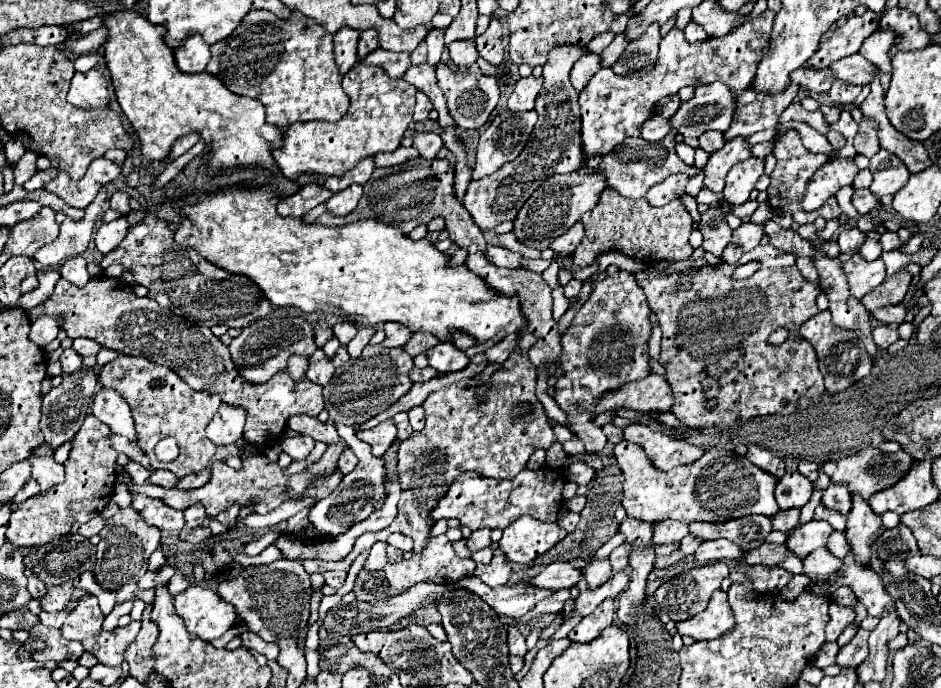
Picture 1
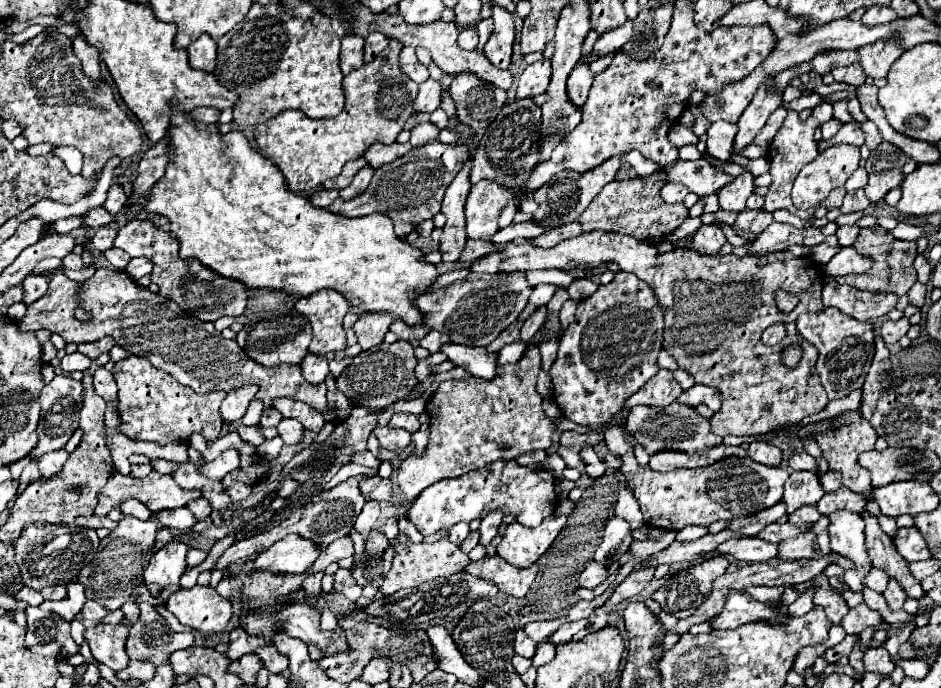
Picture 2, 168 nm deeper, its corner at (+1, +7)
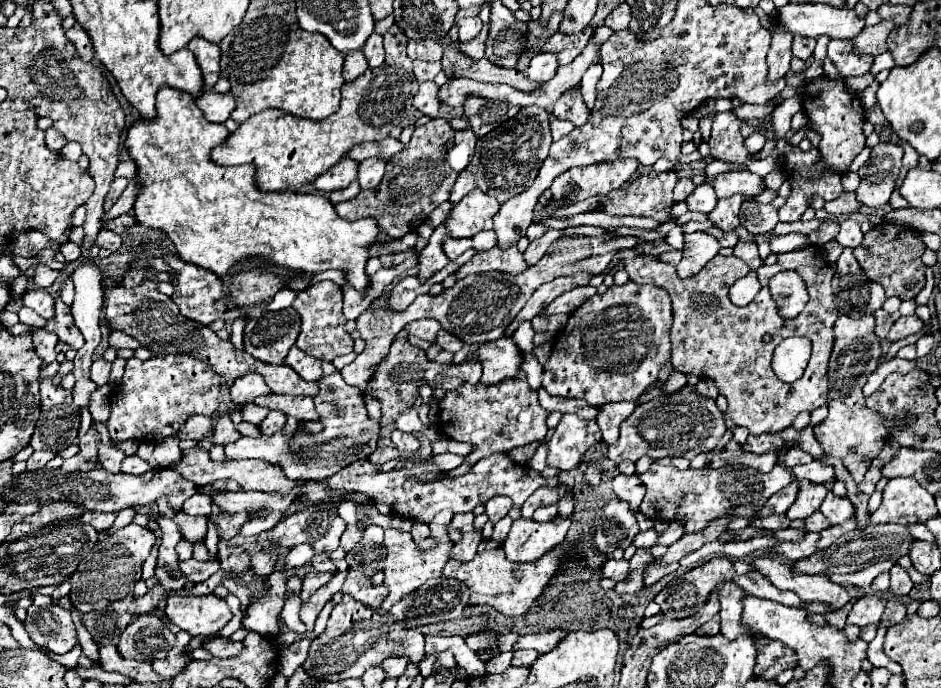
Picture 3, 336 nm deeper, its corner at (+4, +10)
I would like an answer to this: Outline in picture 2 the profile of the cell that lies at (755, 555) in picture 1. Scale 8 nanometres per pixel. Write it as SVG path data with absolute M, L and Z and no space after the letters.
M803 533L795 539L785 539L781 543L777 543L779 555L777 559L819 559L823 555L827 555L829 549L829 535L827 533Z

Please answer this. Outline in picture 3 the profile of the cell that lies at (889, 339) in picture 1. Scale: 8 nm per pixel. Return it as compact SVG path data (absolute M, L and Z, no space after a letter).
M902 316L890 328L888 342L896 342L896 340L902 340L902 338L906 338L910 334L916 334L916 332L922 330L922 326L924 326L924 322L918 316Z

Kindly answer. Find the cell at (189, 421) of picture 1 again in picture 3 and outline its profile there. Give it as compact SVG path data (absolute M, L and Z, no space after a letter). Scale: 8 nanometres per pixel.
M156 356L150 360L130 358L124 378L110 400L110 418L106 422L110 440L120 444L126 440L158 444L164 438L176 436L182 424L194 416L214 416L222 392L220 376L210 370L208 362L190 356Z

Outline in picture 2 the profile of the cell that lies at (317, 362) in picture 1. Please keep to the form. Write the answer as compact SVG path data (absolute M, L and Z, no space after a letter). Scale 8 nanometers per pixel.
M307 353L301 363L301 369L303 377L309 383L321 383L329 375L329 361L325 357L317 357L315 353Z

